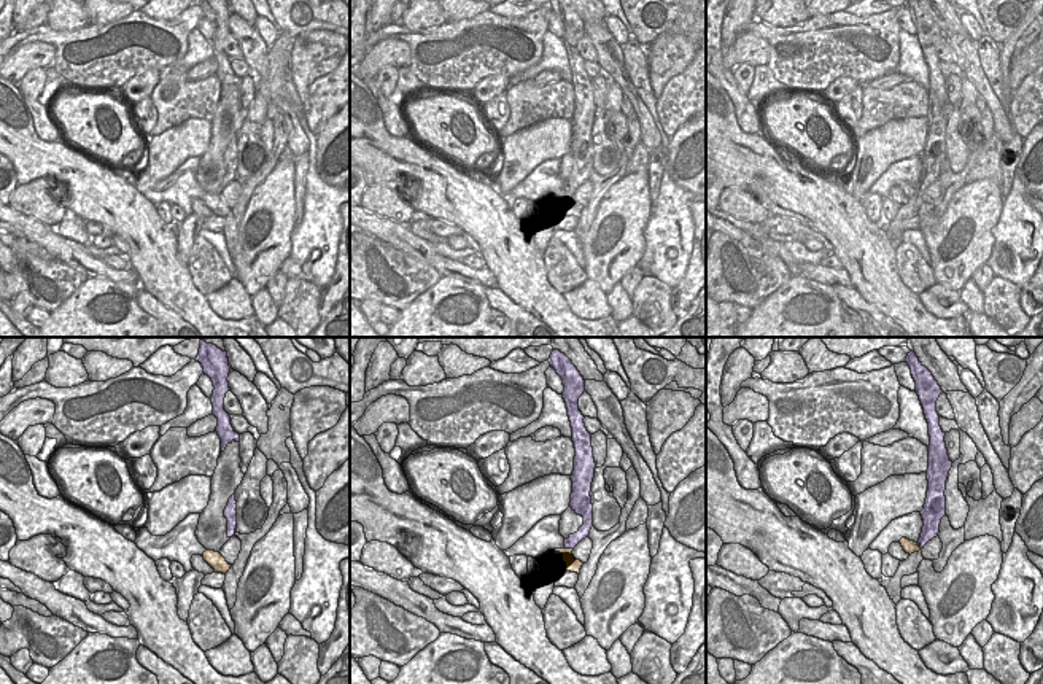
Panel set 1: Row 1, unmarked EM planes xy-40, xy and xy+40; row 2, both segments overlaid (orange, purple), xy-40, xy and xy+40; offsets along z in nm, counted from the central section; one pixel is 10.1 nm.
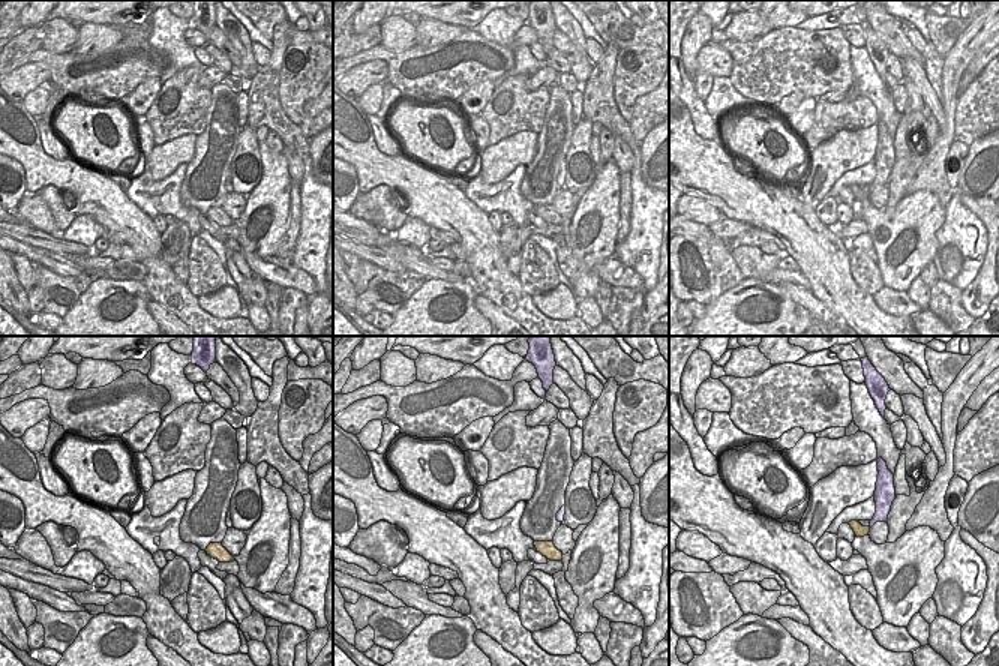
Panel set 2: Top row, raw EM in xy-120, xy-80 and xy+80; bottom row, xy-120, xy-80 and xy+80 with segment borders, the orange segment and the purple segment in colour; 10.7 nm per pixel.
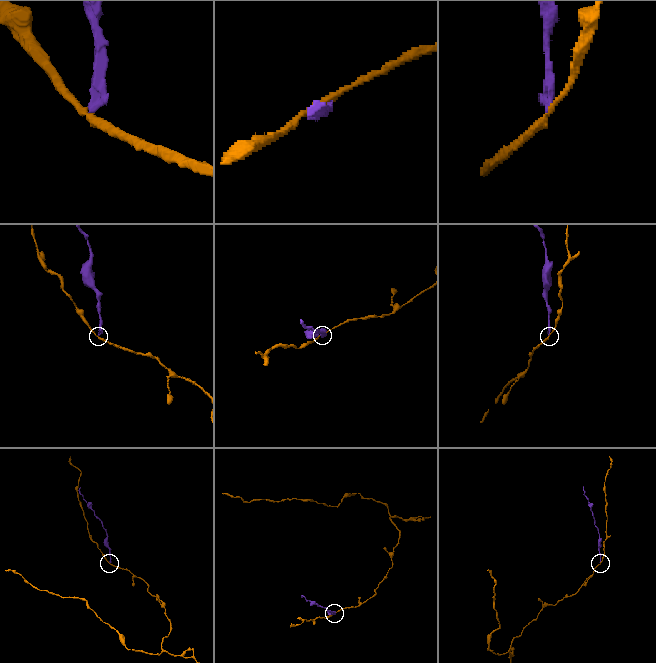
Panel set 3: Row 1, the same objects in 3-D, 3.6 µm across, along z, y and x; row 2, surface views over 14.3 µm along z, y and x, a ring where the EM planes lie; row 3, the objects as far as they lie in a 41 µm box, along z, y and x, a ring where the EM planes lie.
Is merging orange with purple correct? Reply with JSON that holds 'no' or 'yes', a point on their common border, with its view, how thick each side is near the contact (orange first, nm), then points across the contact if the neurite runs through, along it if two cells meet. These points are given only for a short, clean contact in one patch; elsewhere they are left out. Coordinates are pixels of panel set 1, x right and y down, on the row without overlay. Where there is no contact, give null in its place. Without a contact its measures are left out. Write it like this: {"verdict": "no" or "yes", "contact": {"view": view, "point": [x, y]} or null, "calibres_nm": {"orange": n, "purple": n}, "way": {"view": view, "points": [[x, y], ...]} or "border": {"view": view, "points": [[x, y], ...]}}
{"verdict": "no", "contact": {"view": "xy", "point": [568, 193]}, "calibres_nm": {"orange": 140, "purple": 120}}

